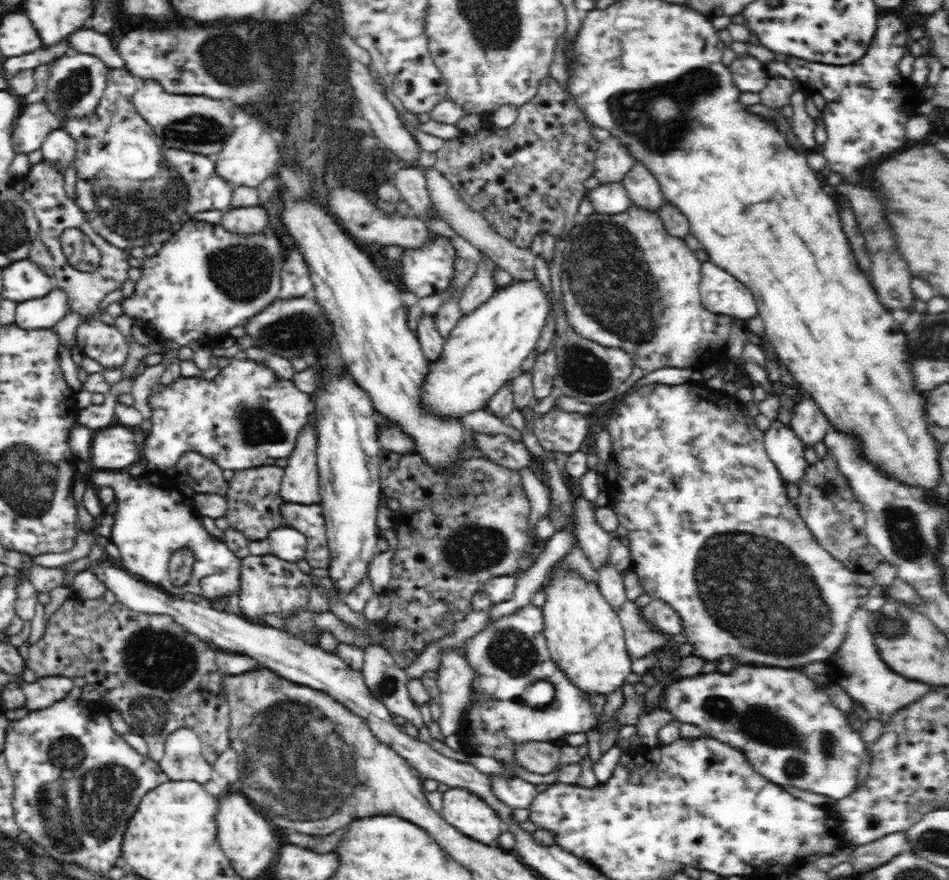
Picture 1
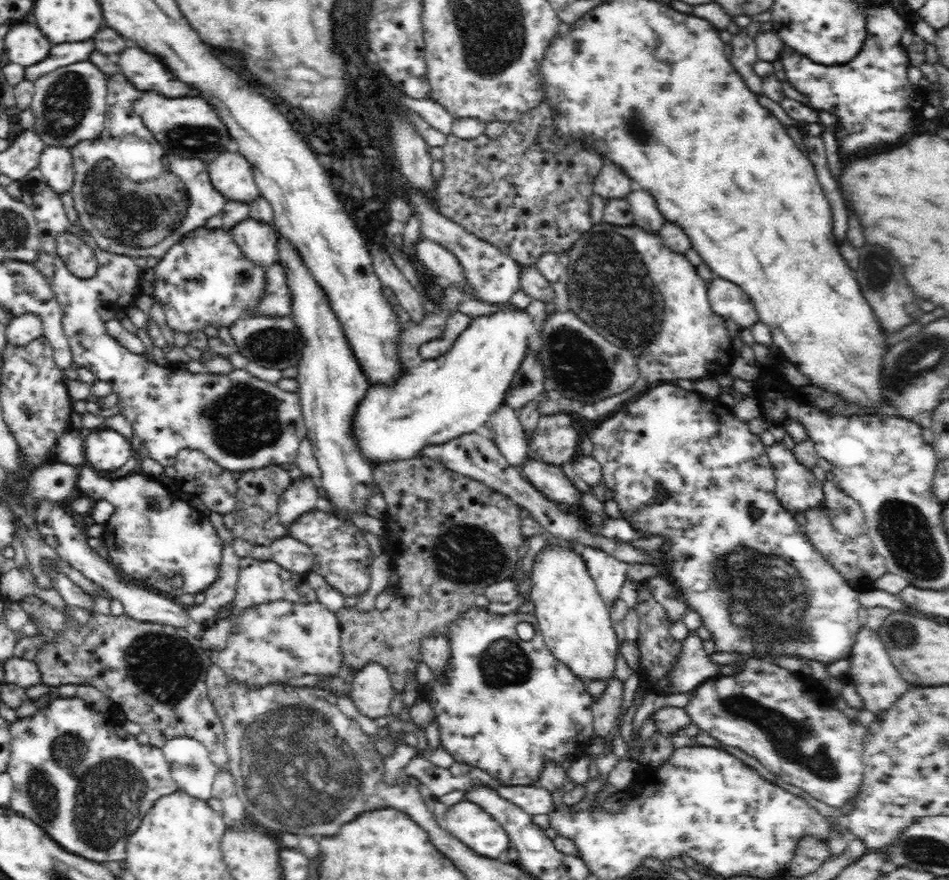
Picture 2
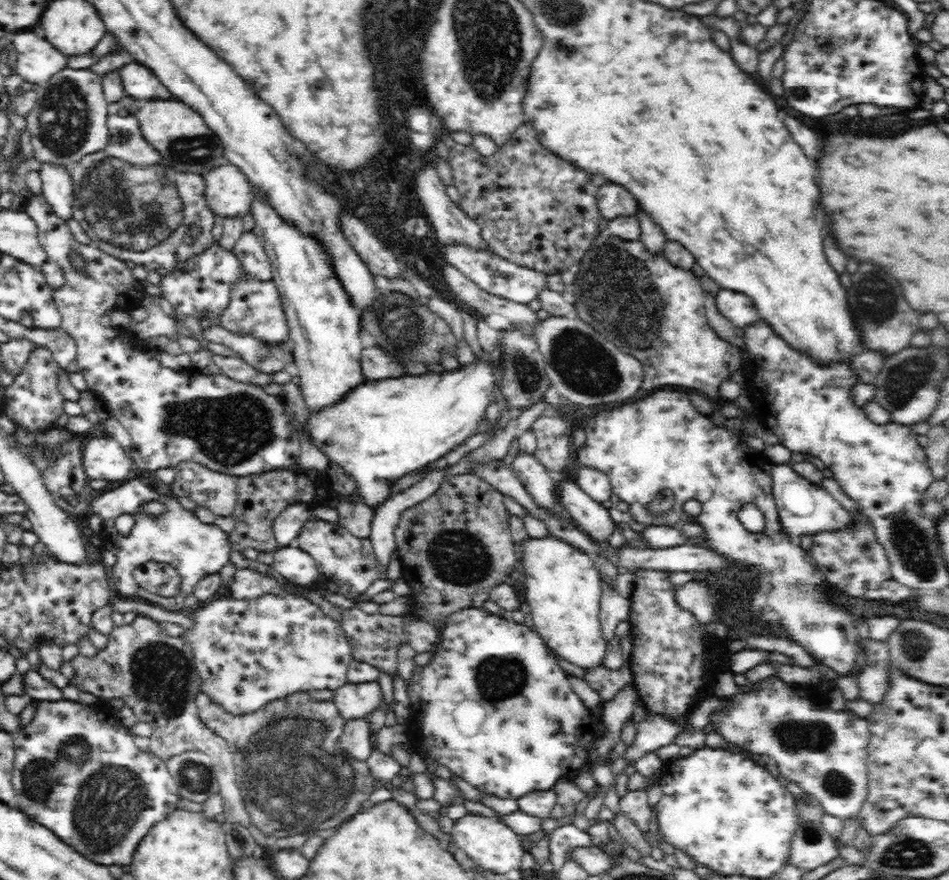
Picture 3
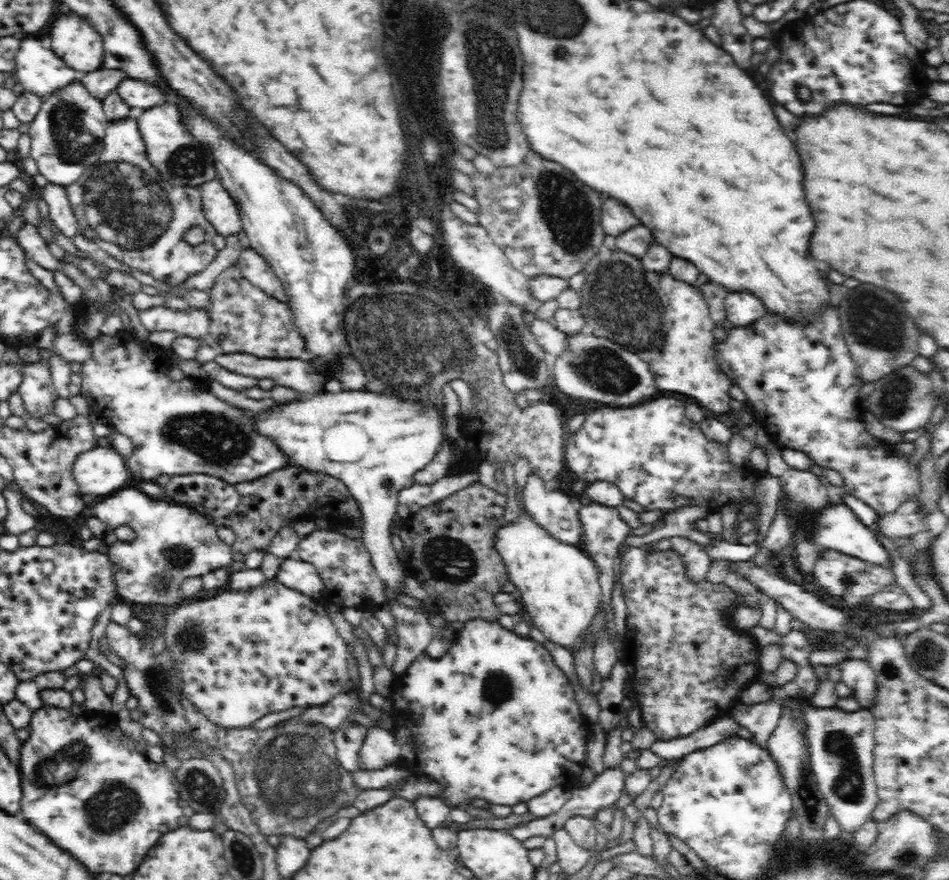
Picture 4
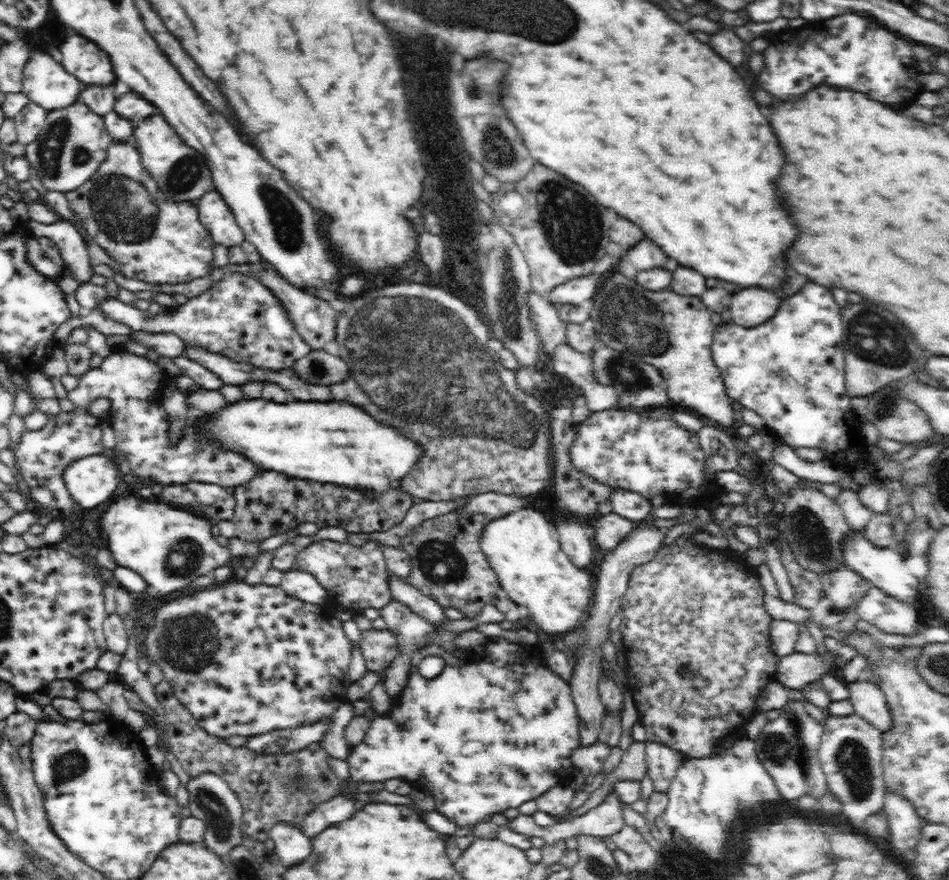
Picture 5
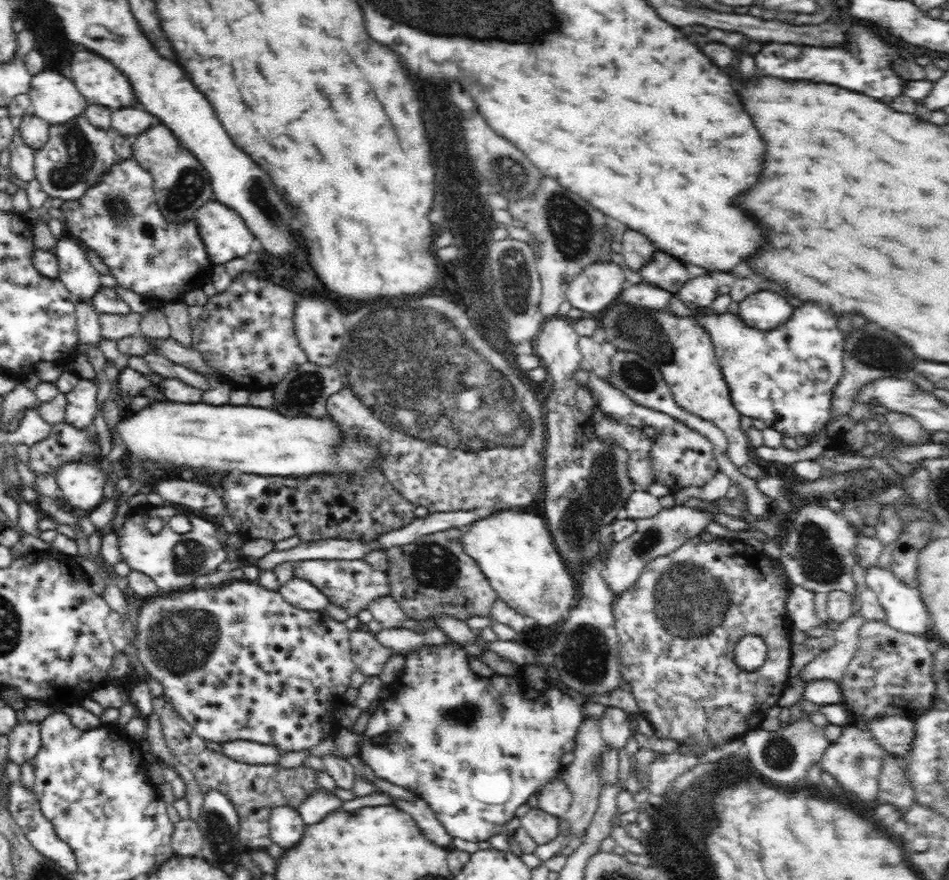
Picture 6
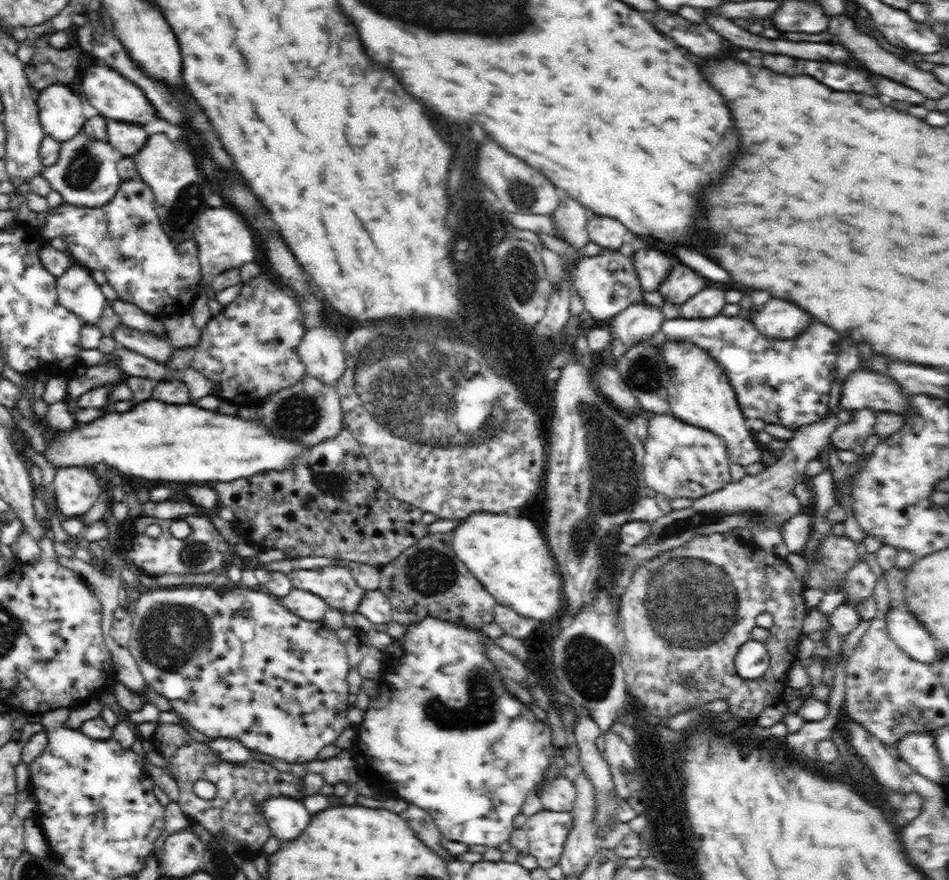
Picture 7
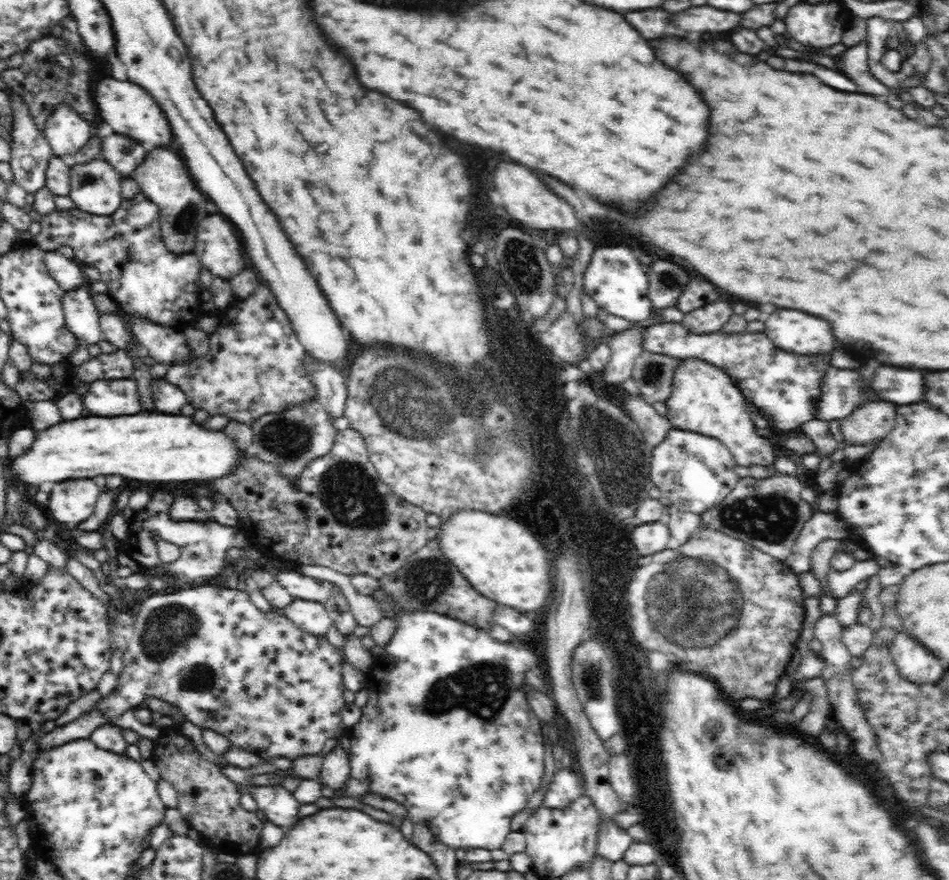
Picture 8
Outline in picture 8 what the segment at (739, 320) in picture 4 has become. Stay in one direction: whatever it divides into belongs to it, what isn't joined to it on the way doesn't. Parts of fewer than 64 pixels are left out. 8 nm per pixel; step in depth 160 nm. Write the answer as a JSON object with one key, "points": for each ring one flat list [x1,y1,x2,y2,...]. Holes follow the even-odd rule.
{"points":[[776,310,765,323,764,333,775,348,786,352,796,352,800,356,824,352,826,356,832,356,836,348,832,328,816,316,796,310]]}

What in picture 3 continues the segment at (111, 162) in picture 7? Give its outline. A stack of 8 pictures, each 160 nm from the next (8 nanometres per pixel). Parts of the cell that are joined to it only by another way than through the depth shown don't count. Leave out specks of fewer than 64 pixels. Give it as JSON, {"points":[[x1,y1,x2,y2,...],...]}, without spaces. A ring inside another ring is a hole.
{"points":[[66,67,60,72,52,75,52,78,43,85,36,86,36,104,26,116,27,130,33,146,36,159,42,163,63,165,69,169,84,159,87,154,104,150,108,140,107,108,106,98,103,93,101,78,91,69,73,69]]}

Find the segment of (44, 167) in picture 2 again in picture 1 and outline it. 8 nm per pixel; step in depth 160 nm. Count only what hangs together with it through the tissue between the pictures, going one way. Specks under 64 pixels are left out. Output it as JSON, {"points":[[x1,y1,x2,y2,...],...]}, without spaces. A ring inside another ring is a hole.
{"points":[[64,128,53,129,45,137,41,146,42,158,52,165,58,165,58,170,65,174,73,166,76,143]]}

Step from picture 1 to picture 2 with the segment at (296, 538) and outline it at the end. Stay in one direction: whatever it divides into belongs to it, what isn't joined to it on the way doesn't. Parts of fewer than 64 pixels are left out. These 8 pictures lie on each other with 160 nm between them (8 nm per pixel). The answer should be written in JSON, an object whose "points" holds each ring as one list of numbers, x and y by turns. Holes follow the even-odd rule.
{"points":[[286,534,272,541,271,560,282,568,306,576,313,570,313,554,306,544]]}

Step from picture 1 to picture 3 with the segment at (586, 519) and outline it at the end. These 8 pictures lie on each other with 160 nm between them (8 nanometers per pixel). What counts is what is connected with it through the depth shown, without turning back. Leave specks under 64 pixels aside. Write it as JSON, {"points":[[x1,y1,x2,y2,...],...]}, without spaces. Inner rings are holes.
{"points":[[602,582,601,587,599,621,603,639,609,643,616,636,616,627,622,622,628,622,631,602,630,598,624,598,618,591,610,589,608,584]]}

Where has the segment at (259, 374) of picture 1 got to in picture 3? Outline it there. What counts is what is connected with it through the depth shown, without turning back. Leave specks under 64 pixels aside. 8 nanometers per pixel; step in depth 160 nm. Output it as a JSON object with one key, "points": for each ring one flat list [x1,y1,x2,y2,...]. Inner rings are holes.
{"points":[[34,195,24,206,36,223,38,236,48,261,58,263,63,270,65,283,53,292,55,303,61,314,61,327,76,341,80,373,86,380,87,389,99,403,106,405,110,417,126,428,132,437,132,448,127,450,134,464,142,470,176,468,184,462,202,464,210,470,227,475,245,477,263,472,286,469,297,464,300,454,300,434,296,434,288,420,290,408,284,406,276,396,271,396,260,385,243,384,231,377,186,376,172,372,162,362,148,353,148,348,132,348,132,344,114,334,112,327,100,325,100,317,110,310,122,308,128,302,128,294,134,288,132,271,126,261,102,252,94,244,82,245,74,239,66,221,62,221,48,205,44,195]]}

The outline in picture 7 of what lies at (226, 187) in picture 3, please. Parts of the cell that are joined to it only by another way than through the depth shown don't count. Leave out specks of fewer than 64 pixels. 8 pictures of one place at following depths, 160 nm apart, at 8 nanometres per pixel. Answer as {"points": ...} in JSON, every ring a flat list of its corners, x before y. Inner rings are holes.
{"points":[[210,206,205,209,197,219,193,239,196,241,198,249,202,285,209,286,212,278,217,274,238,269,247,262,254,261,254,252,256,252,254,234,250,230,250,226,244,222,244,217,234,214,230,208]]}

